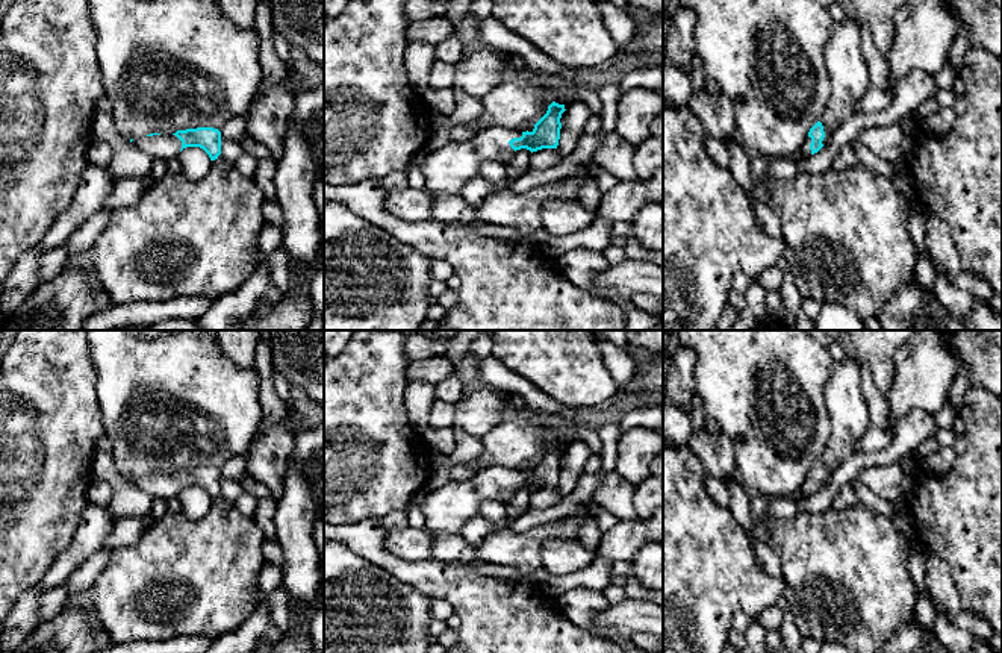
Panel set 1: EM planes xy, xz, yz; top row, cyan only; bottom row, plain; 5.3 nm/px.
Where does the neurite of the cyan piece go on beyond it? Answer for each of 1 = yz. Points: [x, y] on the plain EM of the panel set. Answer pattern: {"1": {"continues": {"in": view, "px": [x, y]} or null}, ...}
{"1": {"continues": {"in": "yz", "px": [848, 412]}}}

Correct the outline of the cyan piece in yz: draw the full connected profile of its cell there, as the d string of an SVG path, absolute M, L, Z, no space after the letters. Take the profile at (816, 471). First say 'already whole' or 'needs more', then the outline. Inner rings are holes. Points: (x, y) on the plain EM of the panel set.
needs more | M854 356L832 364L823 391L832 433L823 455L810 468L801 488L799 494L805 497L817 492L832 473L855 455L855 447L870 429L869 409L860 388L860 364Z

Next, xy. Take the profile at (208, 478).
needs more | M197 467L177 470L173 474L150 473L147 476L130 479L136 489L147 492L150 497L170 500L186 486L203 488L210 500L221 494L221 471L213 467Z

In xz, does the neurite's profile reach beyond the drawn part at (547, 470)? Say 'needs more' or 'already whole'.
needs more

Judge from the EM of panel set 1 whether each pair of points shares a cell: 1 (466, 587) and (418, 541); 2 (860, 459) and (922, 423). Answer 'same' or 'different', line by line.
1: different
2: same

